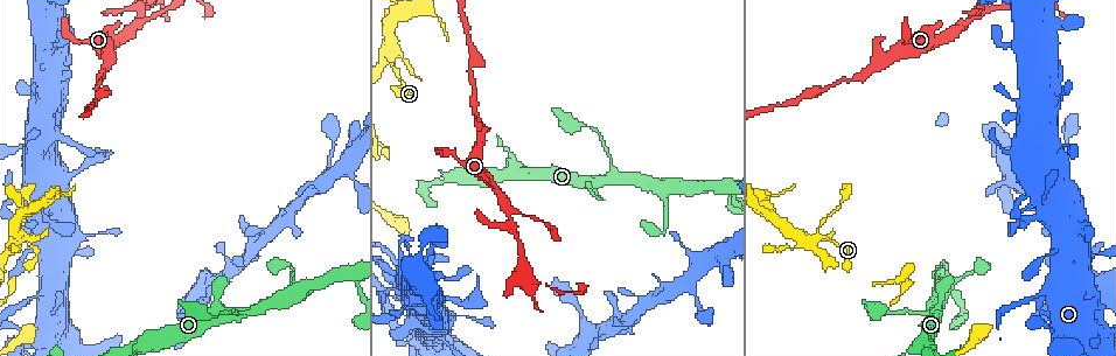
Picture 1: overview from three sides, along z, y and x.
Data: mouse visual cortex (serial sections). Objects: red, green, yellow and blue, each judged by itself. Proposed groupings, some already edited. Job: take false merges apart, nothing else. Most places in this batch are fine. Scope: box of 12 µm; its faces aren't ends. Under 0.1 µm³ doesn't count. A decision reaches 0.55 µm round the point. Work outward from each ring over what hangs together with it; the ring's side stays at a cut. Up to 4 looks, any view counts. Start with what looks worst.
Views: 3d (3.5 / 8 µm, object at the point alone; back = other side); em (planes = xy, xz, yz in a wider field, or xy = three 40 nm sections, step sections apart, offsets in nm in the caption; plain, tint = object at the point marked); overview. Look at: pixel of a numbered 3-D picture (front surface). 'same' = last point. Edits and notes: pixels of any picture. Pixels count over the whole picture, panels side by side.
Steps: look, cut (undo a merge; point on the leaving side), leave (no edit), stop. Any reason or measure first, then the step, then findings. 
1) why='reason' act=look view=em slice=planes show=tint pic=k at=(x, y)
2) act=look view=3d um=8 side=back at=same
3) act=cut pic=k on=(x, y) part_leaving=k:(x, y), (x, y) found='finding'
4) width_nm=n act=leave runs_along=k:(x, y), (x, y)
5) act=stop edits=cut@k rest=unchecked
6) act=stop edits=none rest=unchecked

why='three arms meet' act=look view=3d um=3.5 pic=1 at=(509, 209)

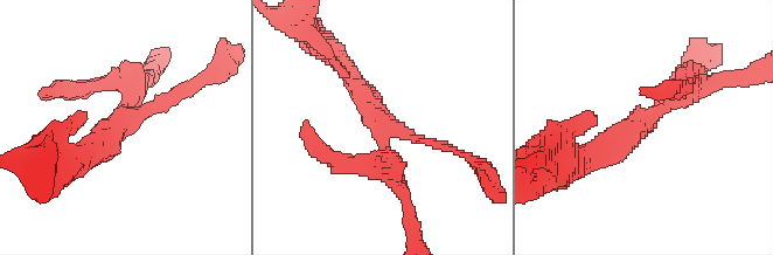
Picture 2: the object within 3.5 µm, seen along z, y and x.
act=look view=em slice=xy step=2 show=tint pic=2 at=(385, 125)

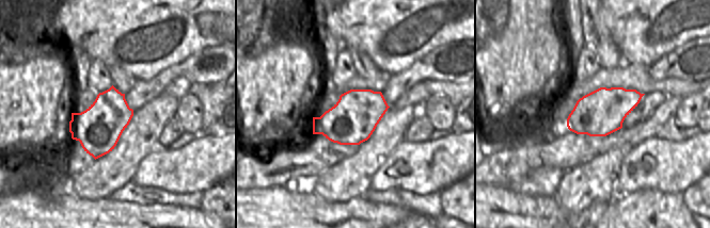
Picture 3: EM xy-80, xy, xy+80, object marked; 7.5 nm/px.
arms=3 arm_widths_nm=150,300,300 act=leave runs_along=2:(592, 152), (707, 80) found='all the same cell'

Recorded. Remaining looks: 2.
act=look view=3d um=3.5 pic=1 at=(1047, 291)

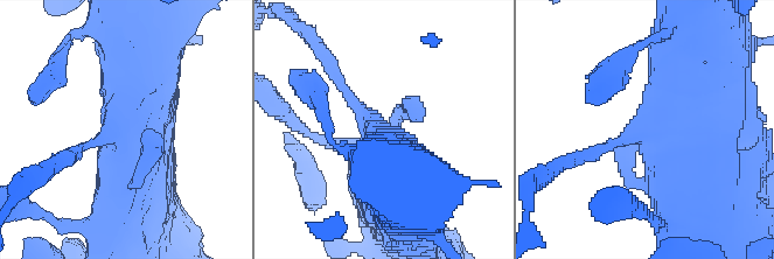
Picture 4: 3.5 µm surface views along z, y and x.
act=look view=em slice=xy step=5 show=tint pic=4 at=(377, 125)

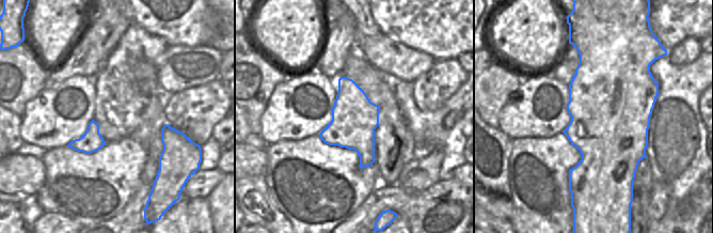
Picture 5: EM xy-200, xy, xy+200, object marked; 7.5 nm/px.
act=leave runs_along=4:(388, 172), (377, 127), (334, 70) found='continuous, no second cell'

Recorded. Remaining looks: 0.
act=stop edits=none rest=unchecked

